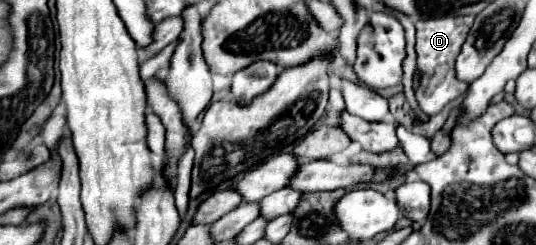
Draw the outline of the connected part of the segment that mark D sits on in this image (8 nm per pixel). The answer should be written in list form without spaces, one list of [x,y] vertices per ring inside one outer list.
[[[445,16],[445,18],[427,18],[417,20],[417,72],[419,86],[415,88],[415,98],[419,102],[419,110],[427,116],[443,110],[451,100],[459,98],[467,92],[469,84],[461,82],[455,74],[455,60],[461,52],[461,46],[473,26],[473,16]]]

